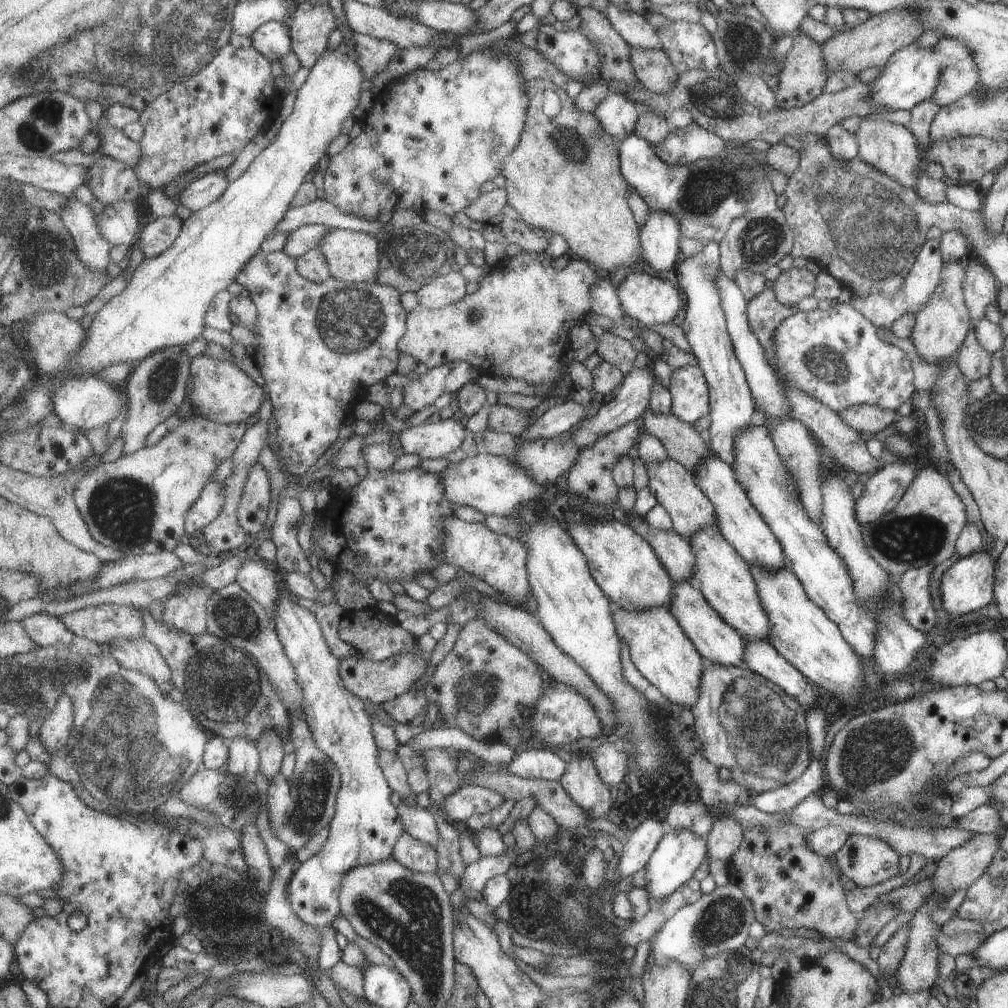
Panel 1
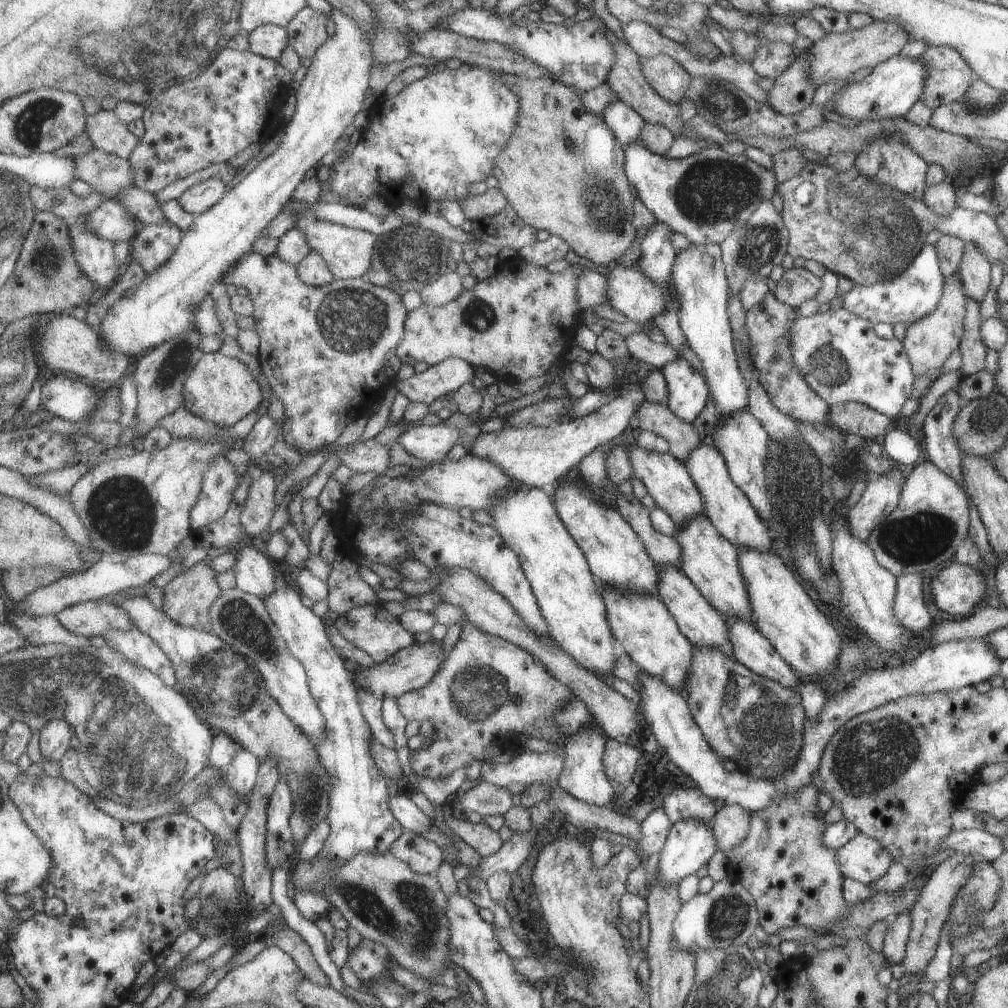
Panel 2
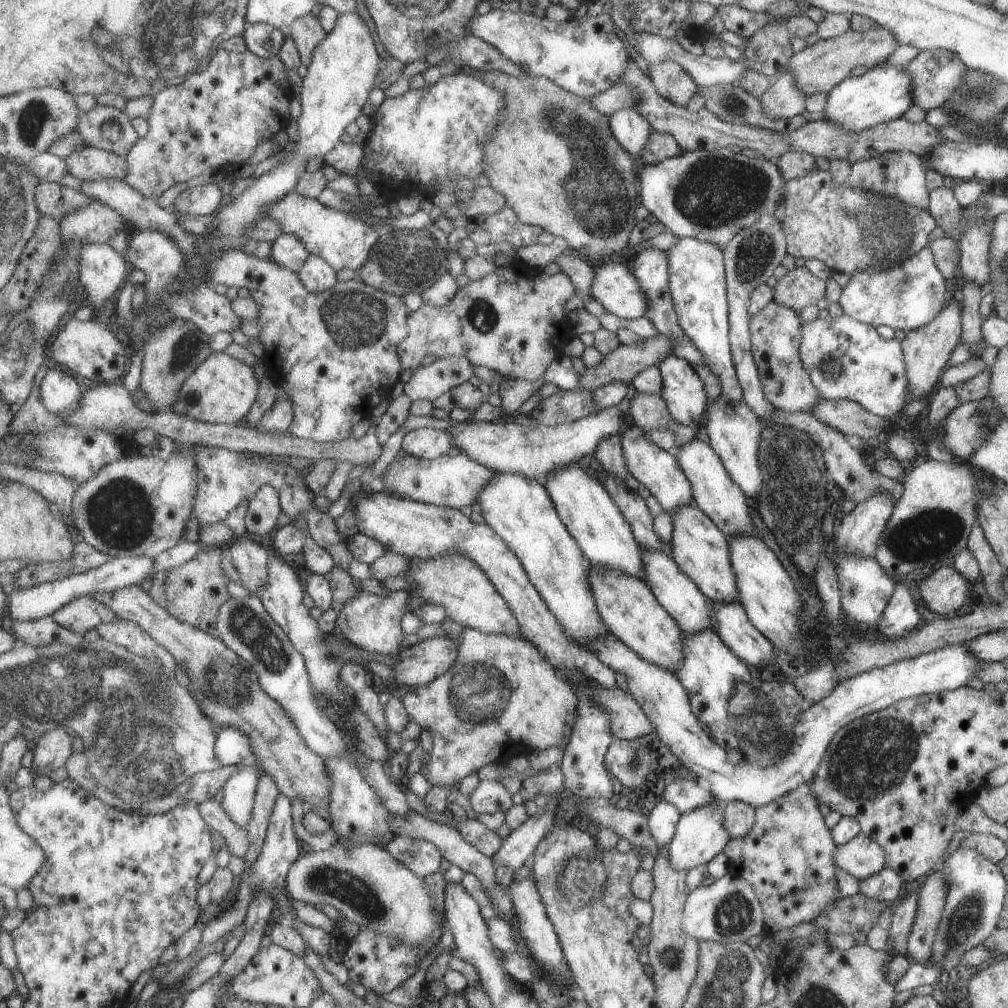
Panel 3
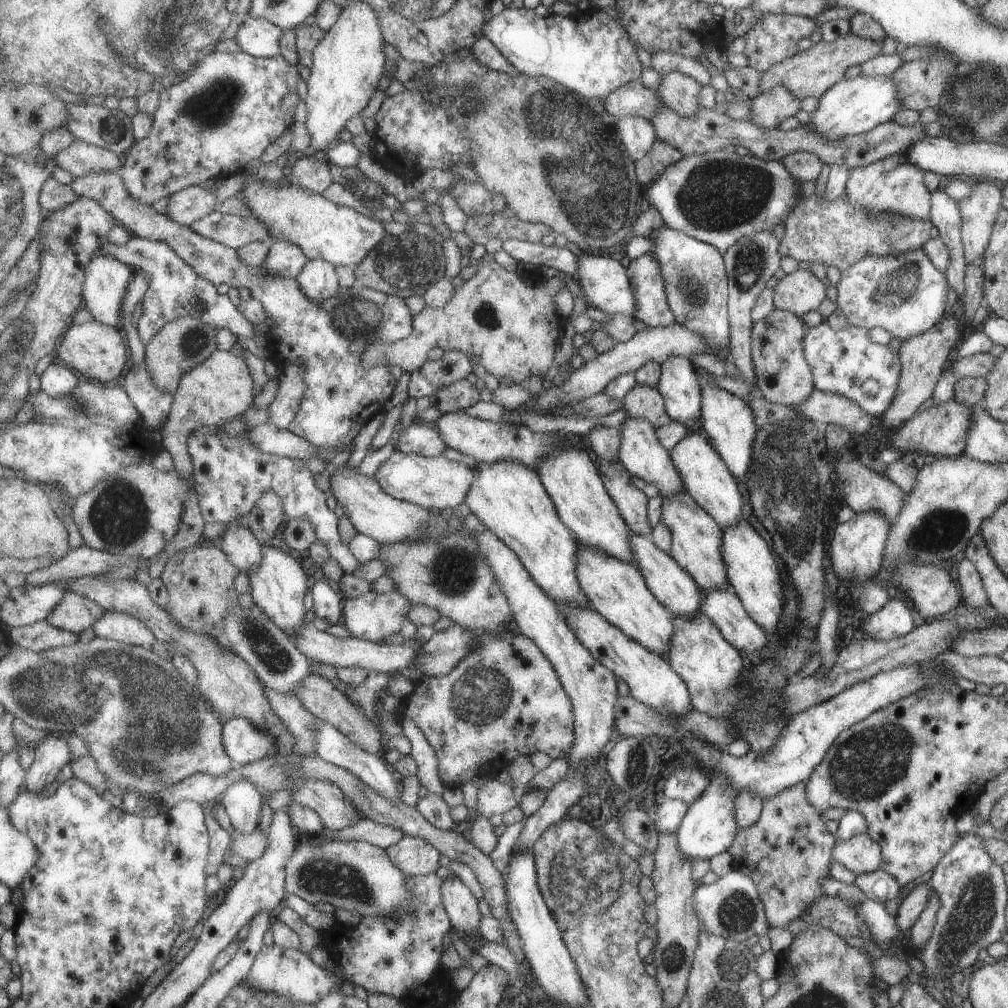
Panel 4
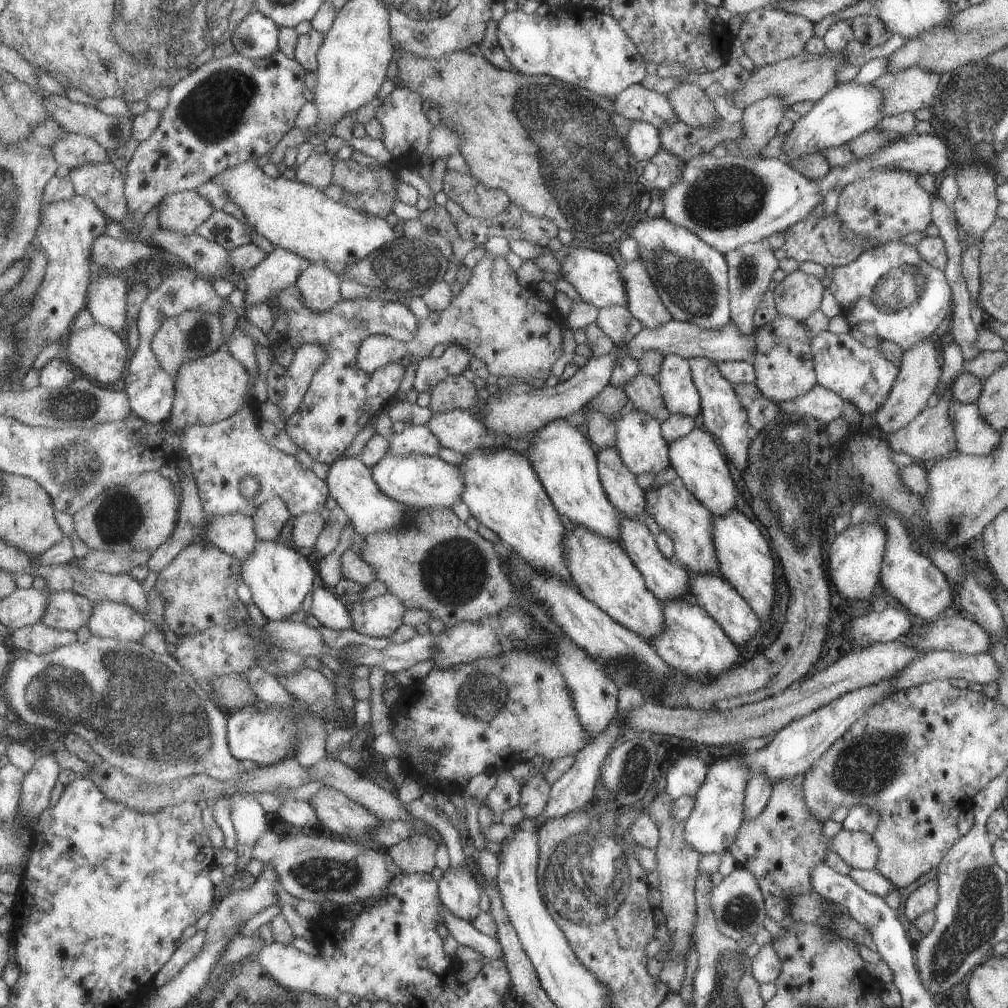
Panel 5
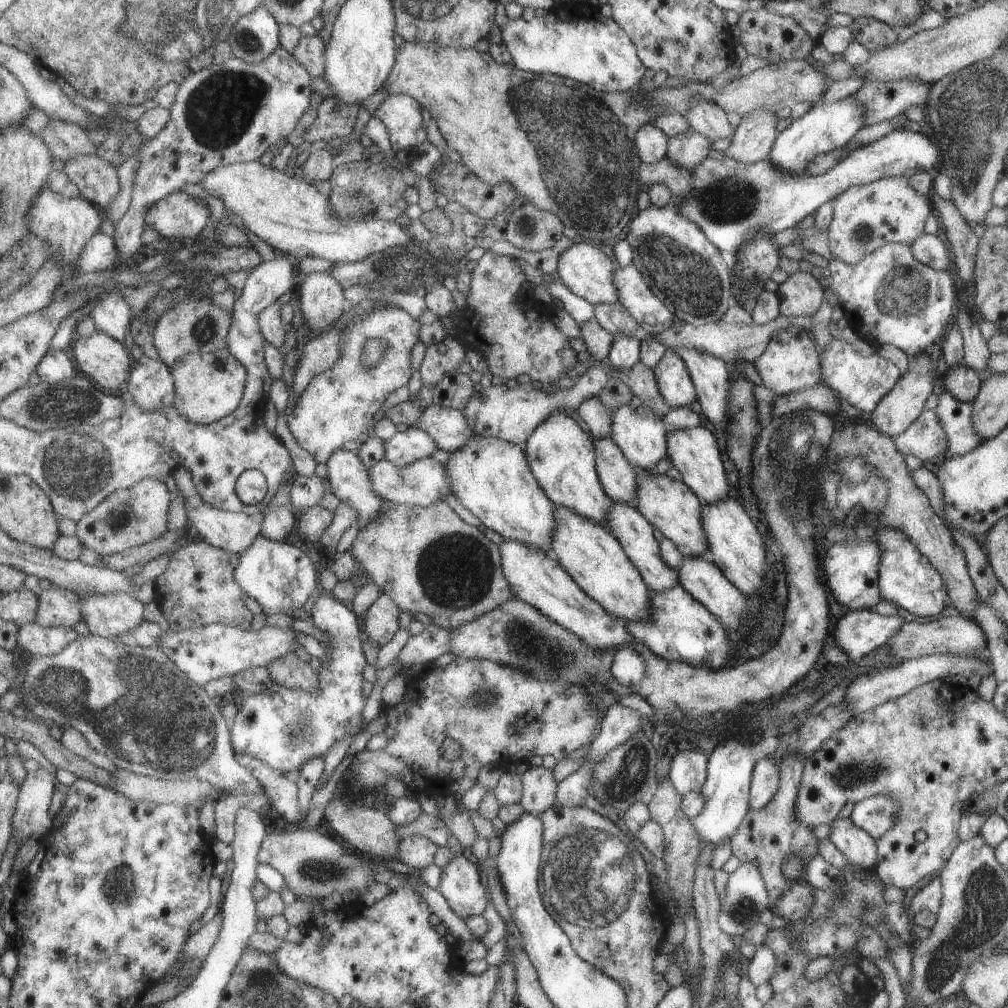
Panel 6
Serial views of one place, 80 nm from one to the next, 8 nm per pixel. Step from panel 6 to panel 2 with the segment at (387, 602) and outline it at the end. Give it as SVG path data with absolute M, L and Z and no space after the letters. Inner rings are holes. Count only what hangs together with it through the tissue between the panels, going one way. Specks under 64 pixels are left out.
M366 604L350 610L336 621L339 632L354 646L366 651L377 663L386 662L394 654L417 643L416 636L406 630L401 618L394 616L386 606L381 604Z

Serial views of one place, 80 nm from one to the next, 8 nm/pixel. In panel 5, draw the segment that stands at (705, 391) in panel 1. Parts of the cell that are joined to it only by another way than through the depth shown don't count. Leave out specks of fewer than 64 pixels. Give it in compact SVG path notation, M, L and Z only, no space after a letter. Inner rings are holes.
M665 355L656 379L665 405L671 413L700 417L701 395L694 382L689 359L678 355Z

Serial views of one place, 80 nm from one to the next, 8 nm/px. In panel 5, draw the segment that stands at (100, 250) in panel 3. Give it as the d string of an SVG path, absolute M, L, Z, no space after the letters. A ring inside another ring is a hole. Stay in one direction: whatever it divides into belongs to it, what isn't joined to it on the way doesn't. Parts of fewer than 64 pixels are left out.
M113 269L104 272L104 274L102 274L101 277L91 285L87 307L92 312L96 322L115 330L117 333L124 334L128 324L128 294L130 294L130 286L126 284L126 280L124 280L120 274L110 272L110 270Z

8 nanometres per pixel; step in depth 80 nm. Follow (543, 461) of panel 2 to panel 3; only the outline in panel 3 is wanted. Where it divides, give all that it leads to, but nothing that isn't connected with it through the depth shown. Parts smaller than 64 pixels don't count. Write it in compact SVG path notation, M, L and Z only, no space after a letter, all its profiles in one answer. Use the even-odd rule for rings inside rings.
M615 405L578 418L575 422L561 423L554 427L523 426L514 422L468 421L458 423L450 430L454 434L454 444L486 468L496 473L522 474L545 485L549 478L564 466L576 464L586 460L587 456L592 456L602 438L621 434L628 422L623 412Z

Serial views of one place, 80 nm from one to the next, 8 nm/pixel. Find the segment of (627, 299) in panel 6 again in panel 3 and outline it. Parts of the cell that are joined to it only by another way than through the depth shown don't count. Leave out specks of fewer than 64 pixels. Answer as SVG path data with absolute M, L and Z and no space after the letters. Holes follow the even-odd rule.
M646 248L646 250L642 250L636 256L632 272L638 278L640 288L642 288L644 296L646 296L646 302L648 302L648 310L646 310L643 316L654 324L660 334L668 336L674 342L670 355L688 360L695 368L698 364L704 364L704 358L702 358L702 354L694 347L694 344L685 336L684 330L682 330L678 323L678 316L674 311L674 302L670 291L668 266L670 266L668 264L668 254L662 248Z

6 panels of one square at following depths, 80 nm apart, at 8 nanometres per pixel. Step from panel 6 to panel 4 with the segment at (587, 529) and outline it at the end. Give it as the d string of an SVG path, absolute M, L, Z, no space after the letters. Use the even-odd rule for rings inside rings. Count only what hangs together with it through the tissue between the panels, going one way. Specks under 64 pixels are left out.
M583 546L578 552L577 574L582 592L588 596L590 608L602 614L602 618L606 618L610 624L620 628L628 638L636 640L646 650L656 652L666 660L674 630L677 629L674 616L649 590L645 578L633 564Z

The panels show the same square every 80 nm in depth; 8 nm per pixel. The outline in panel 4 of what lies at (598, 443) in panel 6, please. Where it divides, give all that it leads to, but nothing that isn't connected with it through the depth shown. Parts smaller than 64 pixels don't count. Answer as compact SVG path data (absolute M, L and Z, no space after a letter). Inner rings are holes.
M602 460L600 472L606 491L617 504L629 530L640 536L651 536L652 528L647 514L649 499L631 484L632 477L626 468L619 461Z

